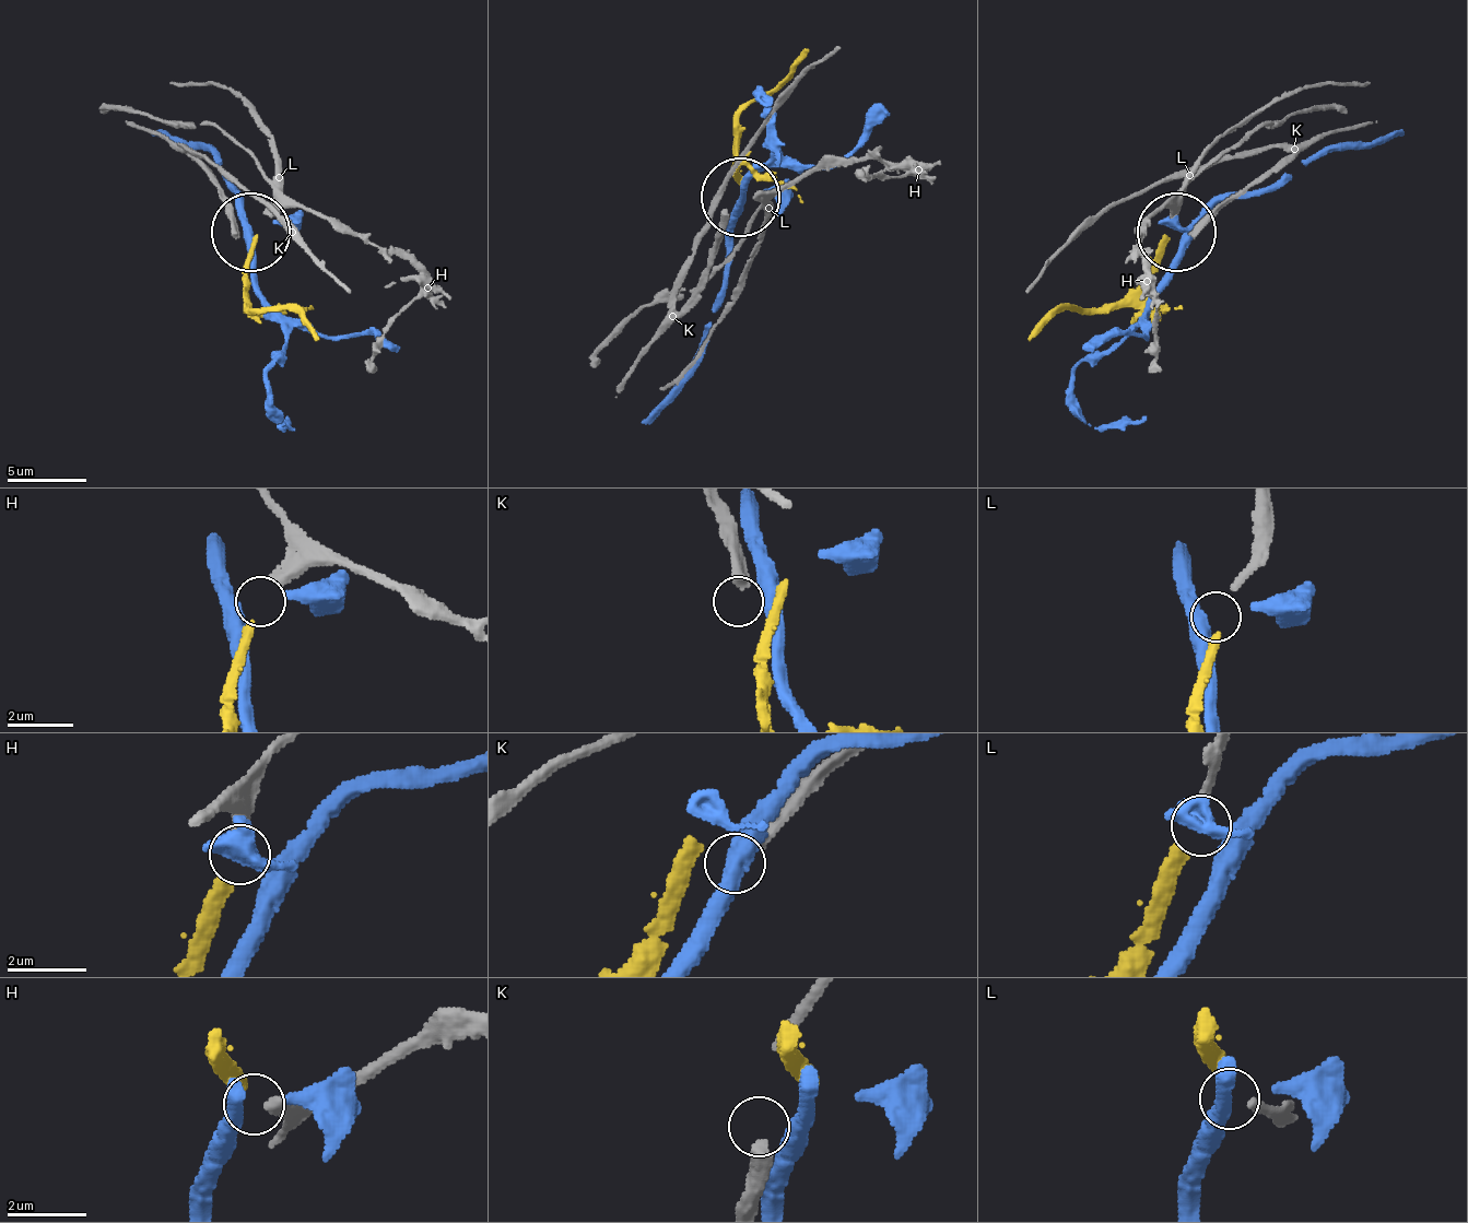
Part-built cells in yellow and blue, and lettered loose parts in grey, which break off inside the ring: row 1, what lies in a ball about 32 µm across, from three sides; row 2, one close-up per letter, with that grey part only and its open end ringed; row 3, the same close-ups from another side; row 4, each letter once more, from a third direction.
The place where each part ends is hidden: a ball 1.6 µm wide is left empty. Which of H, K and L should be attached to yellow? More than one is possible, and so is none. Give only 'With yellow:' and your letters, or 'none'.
With yellow: H

